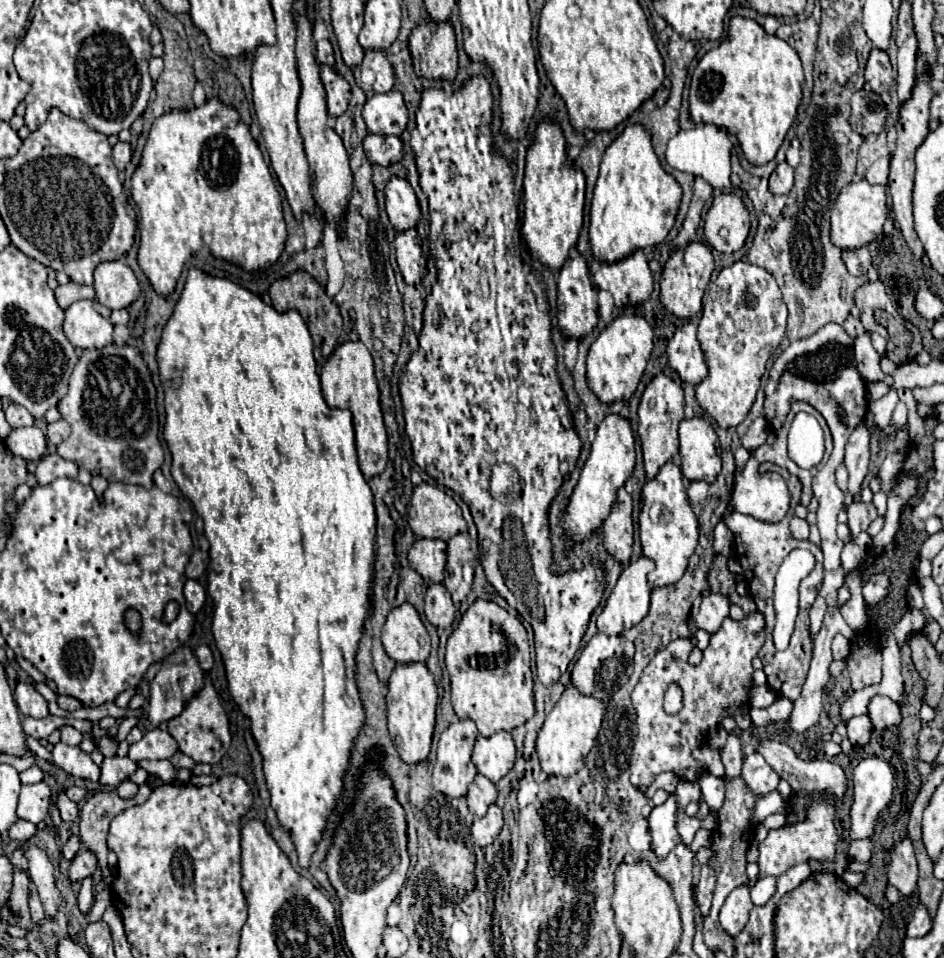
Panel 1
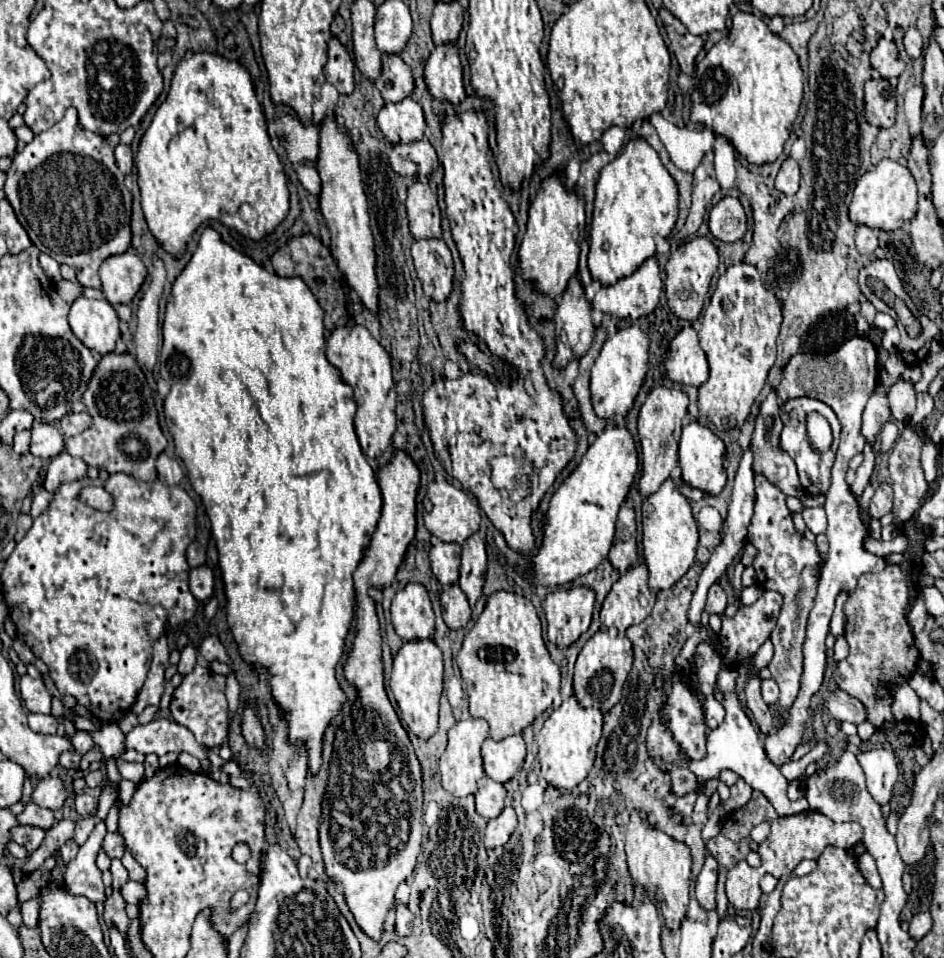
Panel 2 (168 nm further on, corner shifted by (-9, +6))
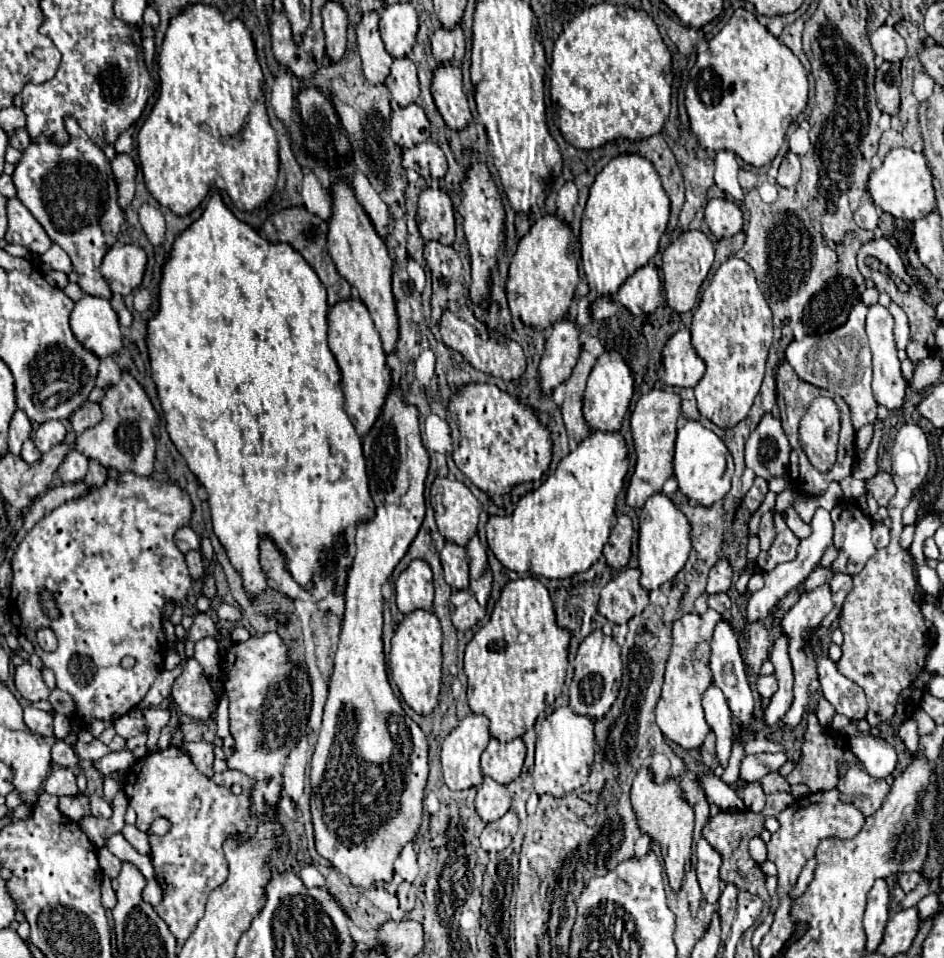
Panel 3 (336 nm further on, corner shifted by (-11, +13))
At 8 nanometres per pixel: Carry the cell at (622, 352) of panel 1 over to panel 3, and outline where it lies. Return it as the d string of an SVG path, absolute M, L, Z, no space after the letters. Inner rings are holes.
M607 351L603 353L589 379L587 379L587 389L585 389L585 399L583 399L583 415L589 423L589 427L597 431L619 431L625 413L629 411L629 403L633 397L633 369L629 367L629 361L619 353L619 351Z

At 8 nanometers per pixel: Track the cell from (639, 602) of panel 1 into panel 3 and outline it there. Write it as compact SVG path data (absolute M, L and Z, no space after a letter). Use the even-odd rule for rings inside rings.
M625 569L601 591L599 613L615 625L625 625L649 605L649 591L639 583L639 569Z

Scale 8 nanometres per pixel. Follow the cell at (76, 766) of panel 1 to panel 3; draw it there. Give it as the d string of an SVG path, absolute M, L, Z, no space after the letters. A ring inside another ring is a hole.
M57 741L55 743L55 747L51 751L51 757L53 757L53 763L57 763L61 767L69 767L69 769L77 767L77 763L79 763L75 751L65 741Z

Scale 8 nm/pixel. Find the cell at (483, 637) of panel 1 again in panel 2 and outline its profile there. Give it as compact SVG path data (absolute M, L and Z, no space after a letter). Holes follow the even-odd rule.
M495 592L487 600L483 614L463 640L457 664L467 686L469 712L489 722L493 740L521 734L560 694L561 672L547 652L541 620L531 600L521 594Z

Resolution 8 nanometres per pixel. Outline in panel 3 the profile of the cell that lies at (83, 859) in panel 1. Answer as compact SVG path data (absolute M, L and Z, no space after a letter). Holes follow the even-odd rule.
M125 825L121 835L135 847L135 851L139 851L141 855L149 855L149 841L147 841L147 835L141 833L135 825Z

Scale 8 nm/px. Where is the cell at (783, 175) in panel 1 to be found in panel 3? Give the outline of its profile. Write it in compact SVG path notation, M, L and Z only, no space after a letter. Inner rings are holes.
M787 153L781 161L779 167L779 175L777 175L777 183L781 187L795 187L799 183L801 177L801 165L799 165L799 157L795 153Z

